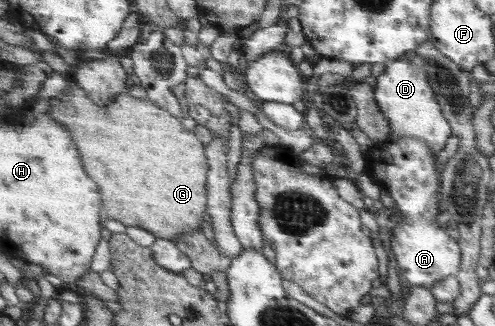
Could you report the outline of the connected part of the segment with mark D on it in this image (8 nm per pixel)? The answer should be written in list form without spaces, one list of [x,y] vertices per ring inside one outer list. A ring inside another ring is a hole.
[[[405,57],[387,63],[384,71],[377,76],[374,97],[378,107],[390,121],[390,135],[386,142],[394,142],[404,136],[416,136],[425,140],[426,144],[437,153],[447,148],[447,144],[451,144],[453,130],[441,114],[441,107],[435,100],[434,90],[429,85],[427,71],[423,67],[413,68],[410,60]]]

